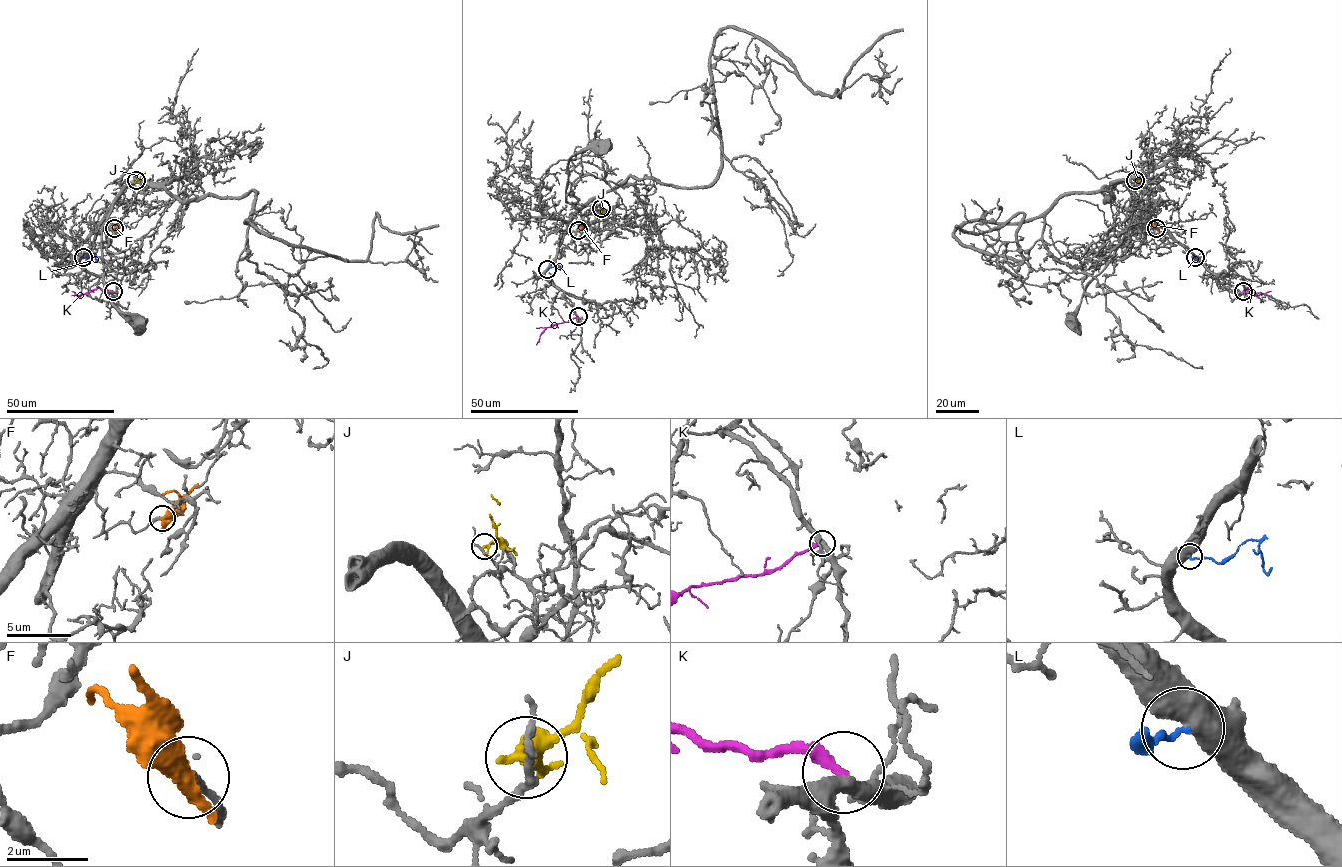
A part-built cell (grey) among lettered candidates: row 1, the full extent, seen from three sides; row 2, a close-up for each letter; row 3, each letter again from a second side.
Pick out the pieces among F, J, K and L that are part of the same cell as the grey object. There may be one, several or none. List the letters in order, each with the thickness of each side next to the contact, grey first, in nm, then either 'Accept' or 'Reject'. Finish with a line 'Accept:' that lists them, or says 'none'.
F: Thickness 240 nm (grey) against 440 nm. Reject
J: Thickness 190 nm (grey) against 240 nm. Reject
K: Thickness 380 nm (grey) against 280 nm. Reject
L: Thickness 500 nm (grey) against 120 nm. Accept
Accept: L

